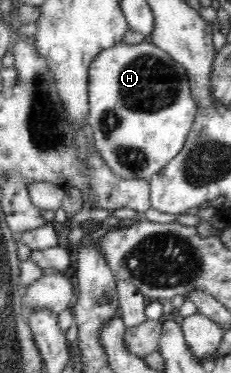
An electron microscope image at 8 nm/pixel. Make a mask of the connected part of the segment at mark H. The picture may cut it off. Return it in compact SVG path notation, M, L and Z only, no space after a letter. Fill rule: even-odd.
M145 40L133 45L117 44L93 59L88 69L88 124L93 130L96 149L115 175L135 179L143 171L143 177L151 179L179 155L197 117L197 100L191 94L188 79L187 70L181 63L153 42Z

